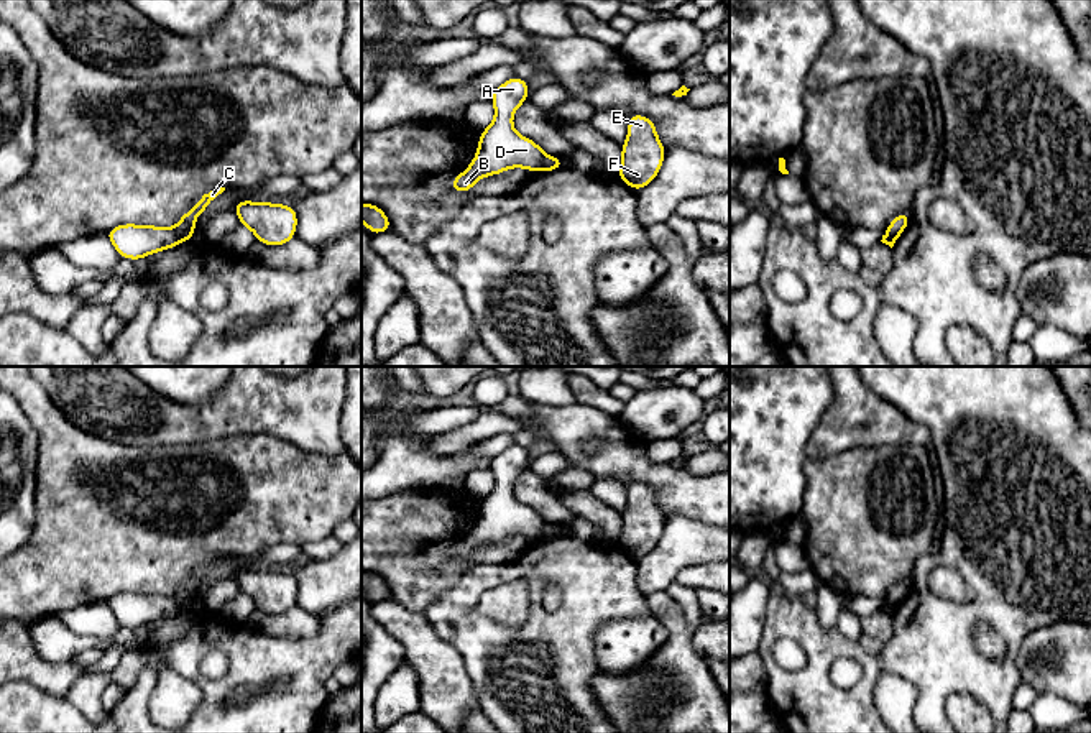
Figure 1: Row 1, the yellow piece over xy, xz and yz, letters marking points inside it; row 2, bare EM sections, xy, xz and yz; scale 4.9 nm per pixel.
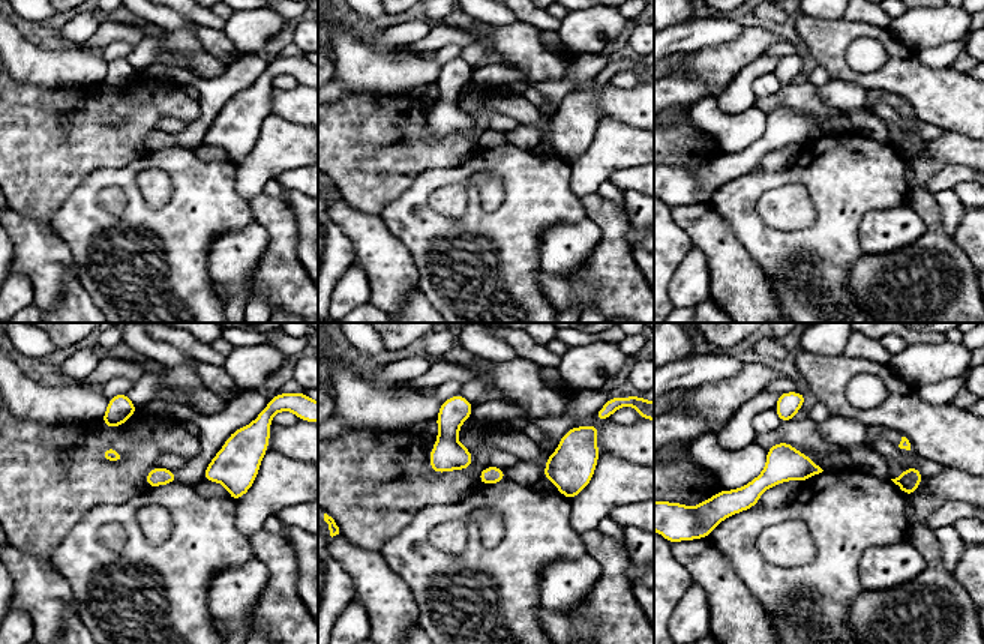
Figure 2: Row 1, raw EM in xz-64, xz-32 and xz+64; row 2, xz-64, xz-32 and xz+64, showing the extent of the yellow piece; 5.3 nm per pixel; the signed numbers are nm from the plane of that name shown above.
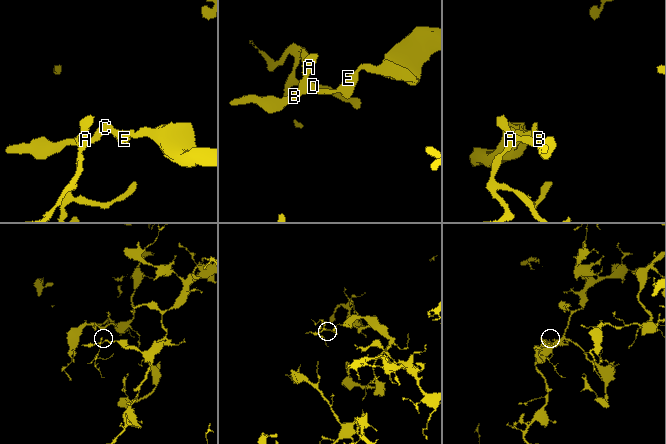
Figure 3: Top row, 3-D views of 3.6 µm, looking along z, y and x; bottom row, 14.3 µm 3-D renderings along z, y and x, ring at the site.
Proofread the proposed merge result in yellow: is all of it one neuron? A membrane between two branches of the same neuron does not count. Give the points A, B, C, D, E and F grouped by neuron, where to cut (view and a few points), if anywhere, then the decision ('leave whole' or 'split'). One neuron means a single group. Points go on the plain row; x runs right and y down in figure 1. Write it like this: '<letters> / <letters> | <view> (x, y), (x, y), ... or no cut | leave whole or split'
A B D / C E F | xz (546, 523), (538, 538) | split

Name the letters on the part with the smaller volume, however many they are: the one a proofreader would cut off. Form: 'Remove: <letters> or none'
Remove: A, B, D

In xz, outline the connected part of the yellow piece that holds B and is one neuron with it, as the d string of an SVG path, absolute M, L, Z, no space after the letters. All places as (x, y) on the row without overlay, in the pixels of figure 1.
M513 444L491 459L495 475L493 490L480 500L476 523L468 536L449 552L457 560L470 560L476 549L501 542L513 536L537 541L546 526L544 518L531 506L519 503L513 485L519 473L527 470L527 449Z

